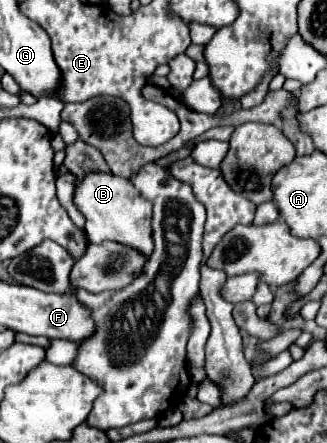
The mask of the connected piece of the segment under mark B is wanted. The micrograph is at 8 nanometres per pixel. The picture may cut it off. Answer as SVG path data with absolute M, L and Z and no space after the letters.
M85 172L85 176L75 182L73 204L85 216L85 234L89 242L99 244L103 240L117 240L125 246L137 248L145 256L153 252L151 204L139 196L127 178L111 172Z

